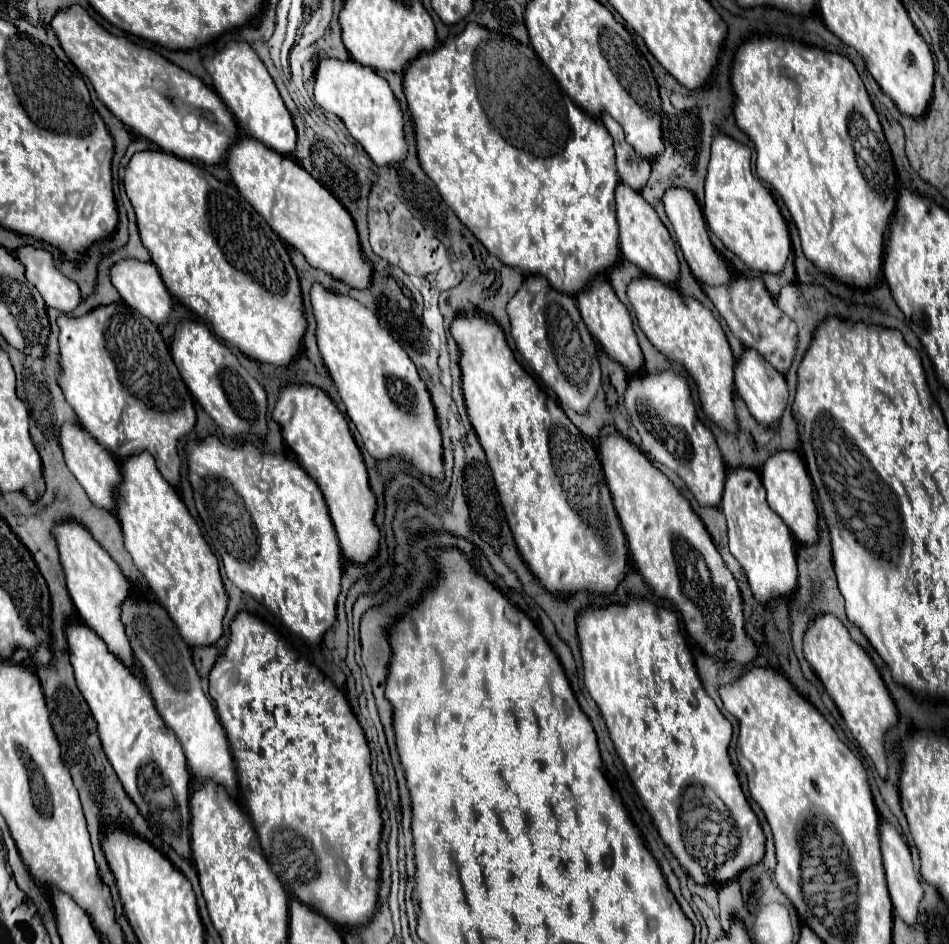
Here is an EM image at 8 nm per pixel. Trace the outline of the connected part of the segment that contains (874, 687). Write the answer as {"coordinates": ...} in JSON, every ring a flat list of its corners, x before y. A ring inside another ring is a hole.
{"coordinates":[[832,614,812,618,804,634,804,656,818,674,818,678,822,680,834,704,838,706,852,736,872,758,876,772,882,778,886,778,888,766,884,754,884,734,898,722,898,712,872,658,850,638,844,624]]}

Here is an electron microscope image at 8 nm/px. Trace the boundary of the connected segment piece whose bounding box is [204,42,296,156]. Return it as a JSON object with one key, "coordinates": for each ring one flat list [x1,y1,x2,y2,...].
{"coordinates":[[230,42,222,52,206,58,204,68,212,76,214,90,218,92,222,102,256,140,284,156,288,156,296,148,296,128,292,124,292,116,286,110,272,76,248,42]]}

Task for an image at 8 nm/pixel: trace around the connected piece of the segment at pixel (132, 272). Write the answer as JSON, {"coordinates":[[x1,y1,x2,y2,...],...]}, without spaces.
{"coordinates":[[124,258,120,262,116,262,110,268,110,280,114,284,114,288,120,292,120,298,134,310,138,310,142,316,150,318,154,324,164,324,170,316,172,310,172,296,168,294,156,266,152,262,140,262,140,260,132,260,132,258]]}

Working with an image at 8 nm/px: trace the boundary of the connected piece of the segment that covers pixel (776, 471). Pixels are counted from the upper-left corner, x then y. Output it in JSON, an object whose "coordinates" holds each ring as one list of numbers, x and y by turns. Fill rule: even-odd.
{"coordinates":[[776,450,768,456,762,468,762,484,768,492,768,506,786,522,800,544,814,544,818,540,816,506,812,500,812,482,798,452]]}

